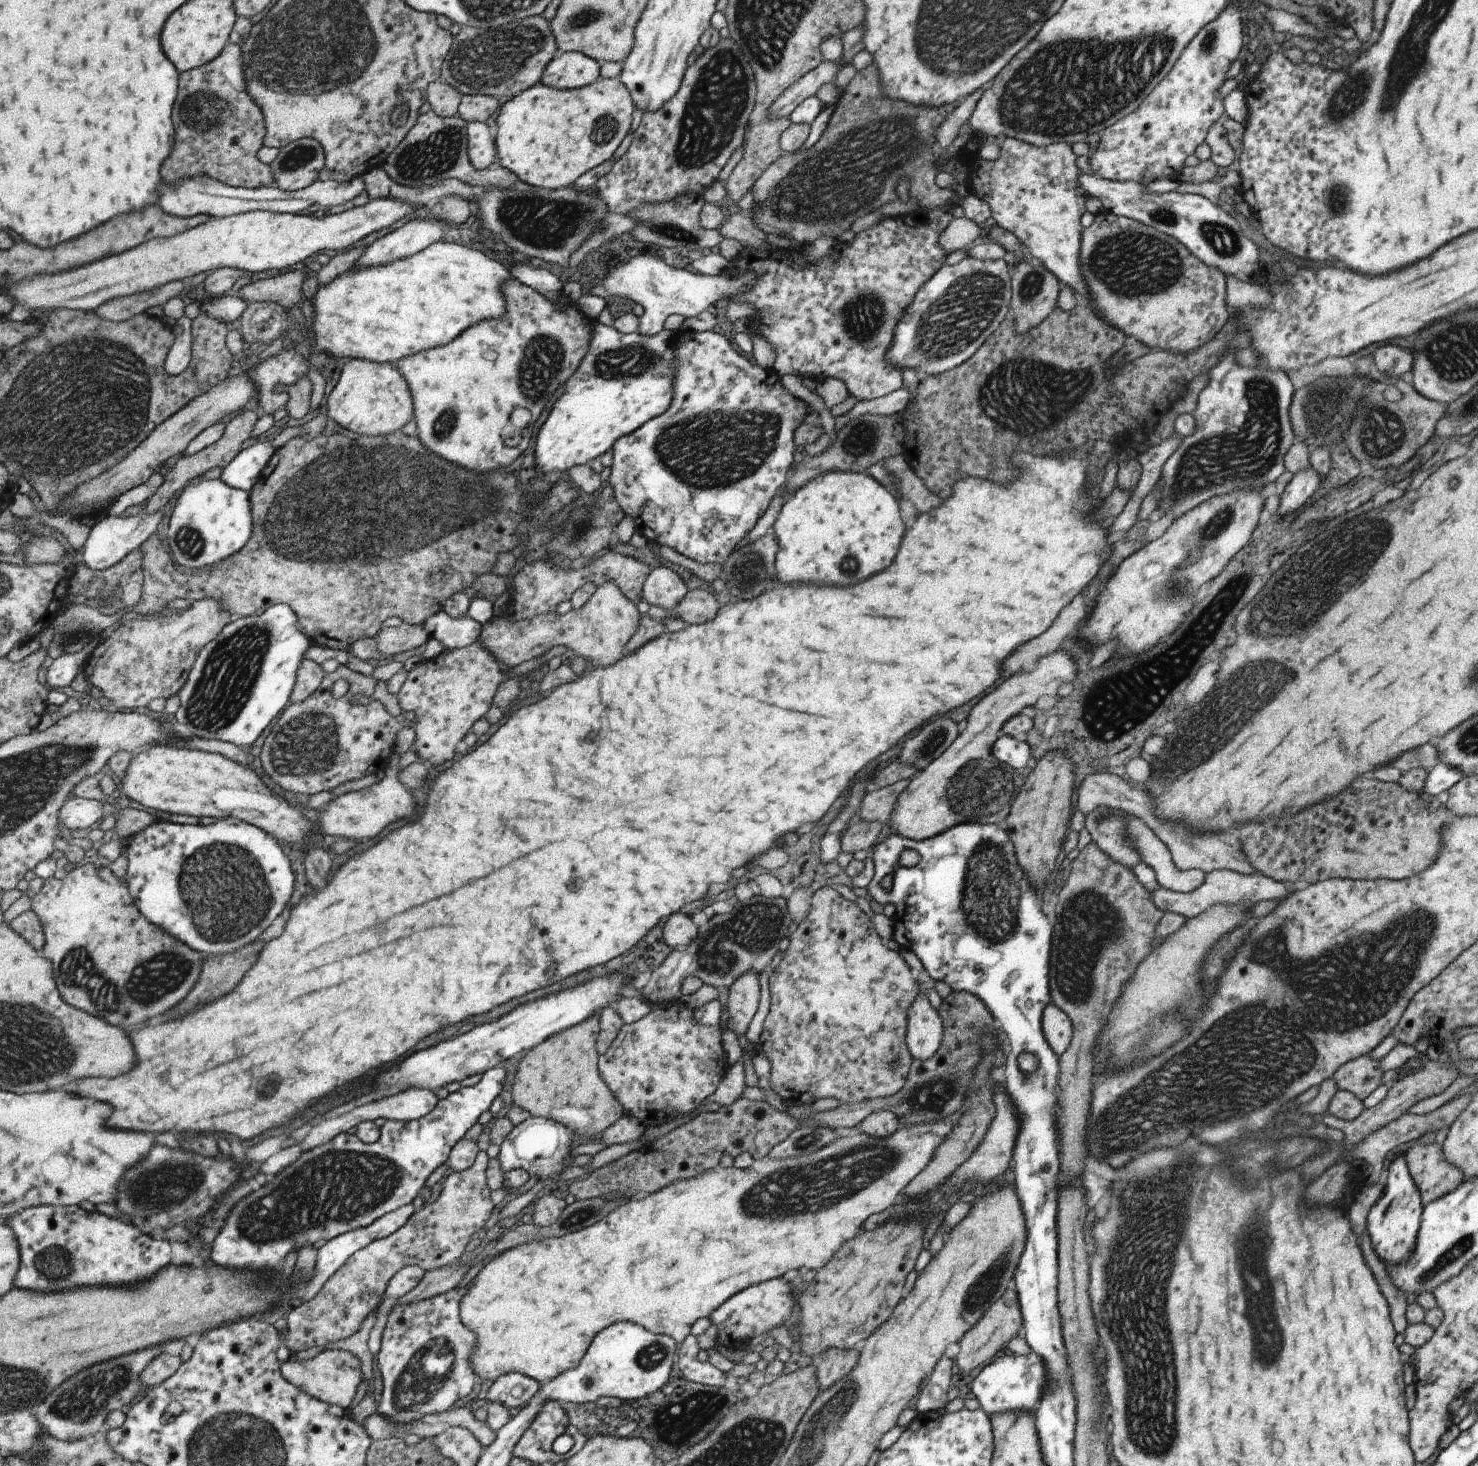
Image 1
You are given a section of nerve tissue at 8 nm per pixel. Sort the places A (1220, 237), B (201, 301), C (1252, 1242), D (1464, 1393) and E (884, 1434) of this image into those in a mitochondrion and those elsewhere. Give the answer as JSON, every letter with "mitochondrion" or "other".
{"A":"mitochondrion","B":"other","C":"mitochondrion","D":"other","E":"other"}

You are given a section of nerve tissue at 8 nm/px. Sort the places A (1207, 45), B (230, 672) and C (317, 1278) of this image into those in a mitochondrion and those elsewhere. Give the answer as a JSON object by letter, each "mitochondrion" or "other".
{"A":"mitochondrion","B":"mitochondrion","C":"other"}

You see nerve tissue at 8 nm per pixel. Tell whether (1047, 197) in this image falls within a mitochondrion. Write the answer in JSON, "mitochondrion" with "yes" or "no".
{"mitochondrion":"no"}

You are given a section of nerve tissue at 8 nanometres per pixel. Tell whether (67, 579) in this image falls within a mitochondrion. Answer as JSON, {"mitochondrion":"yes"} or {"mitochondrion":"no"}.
{"mitochondrion":"no"}

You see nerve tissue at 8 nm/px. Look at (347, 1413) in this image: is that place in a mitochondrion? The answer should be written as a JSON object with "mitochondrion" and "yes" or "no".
{"mitochondrion":"no"}

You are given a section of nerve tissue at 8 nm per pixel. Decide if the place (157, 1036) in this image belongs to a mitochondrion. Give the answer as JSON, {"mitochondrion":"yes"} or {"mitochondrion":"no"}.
{"mitochondrion":"no"}

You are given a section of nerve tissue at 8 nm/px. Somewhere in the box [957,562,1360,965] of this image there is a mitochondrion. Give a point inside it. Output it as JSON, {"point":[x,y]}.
{"point":[1267,676]}

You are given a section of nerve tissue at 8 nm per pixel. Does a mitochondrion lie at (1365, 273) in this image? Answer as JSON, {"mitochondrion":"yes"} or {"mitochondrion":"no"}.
{"mitochondrion":"no"}

